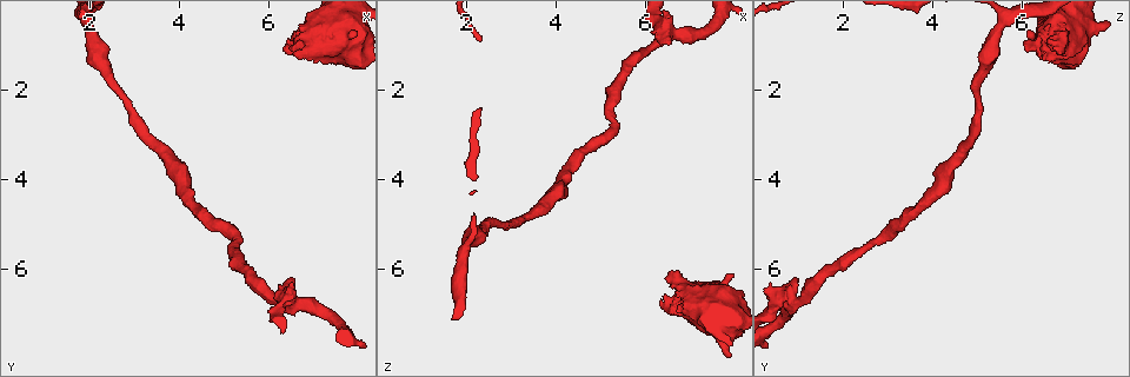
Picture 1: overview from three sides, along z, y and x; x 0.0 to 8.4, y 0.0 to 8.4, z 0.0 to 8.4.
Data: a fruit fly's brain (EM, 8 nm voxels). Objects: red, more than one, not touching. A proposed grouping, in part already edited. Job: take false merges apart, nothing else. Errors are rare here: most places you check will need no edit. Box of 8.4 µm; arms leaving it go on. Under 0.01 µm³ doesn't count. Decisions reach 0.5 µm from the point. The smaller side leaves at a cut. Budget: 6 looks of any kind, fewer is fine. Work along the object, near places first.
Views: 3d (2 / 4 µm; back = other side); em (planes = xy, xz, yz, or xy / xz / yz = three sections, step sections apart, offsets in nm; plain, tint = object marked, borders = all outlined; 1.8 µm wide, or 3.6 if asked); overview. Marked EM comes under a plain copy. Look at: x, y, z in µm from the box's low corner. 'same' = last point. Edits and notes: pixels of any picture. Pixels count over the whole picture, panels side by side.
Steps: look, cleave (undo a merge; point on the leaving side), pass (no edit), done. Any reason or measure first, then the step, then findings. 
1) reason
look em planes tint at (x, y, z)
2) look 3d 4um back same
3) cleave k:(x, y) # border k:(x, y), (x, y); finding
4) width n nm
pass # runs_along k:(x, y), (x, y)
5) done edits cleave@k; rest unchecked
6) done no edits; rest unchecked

sharp bend
look em 3.6um yz step 16 tint at (7.75, 0.60, 7.40)

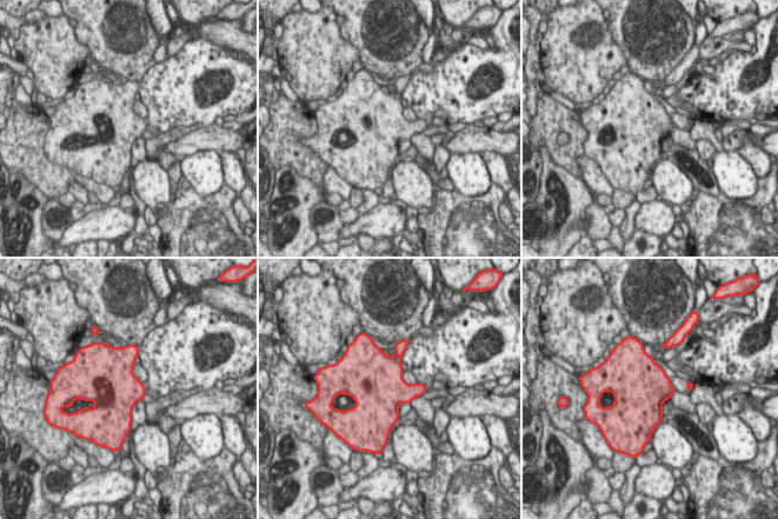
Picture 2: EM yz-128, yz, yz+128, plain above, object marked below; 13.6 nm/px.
another direction
look em 3.6um planes borders same

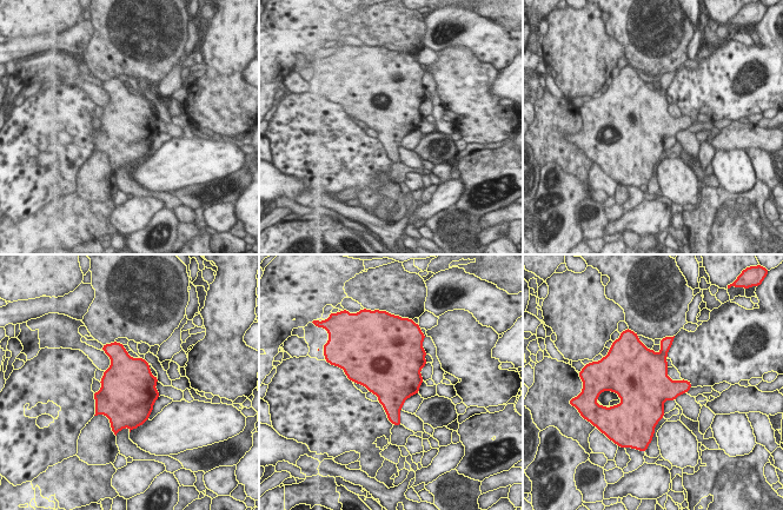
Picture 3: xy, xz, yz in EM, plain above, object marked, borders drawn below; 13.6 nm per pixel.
width 700 nm
pass # all the same neuron

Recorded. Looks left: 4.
narrows sharply
look 3d 4um at (5.30, 5.40, 2.70)

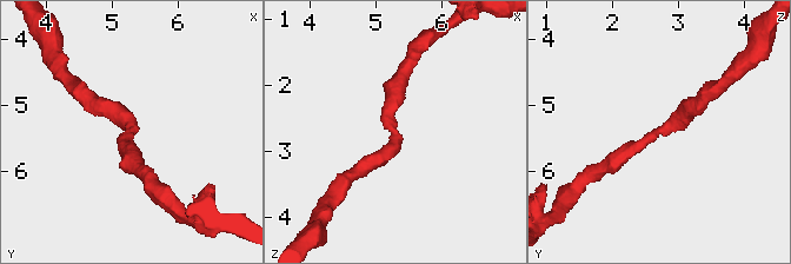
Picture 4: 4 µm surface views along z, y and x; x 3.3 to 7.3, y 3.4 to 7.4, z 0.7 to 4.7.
arm_widths 280, 280 nm
look em planes tint at (5.30, 5.35, 2.65)

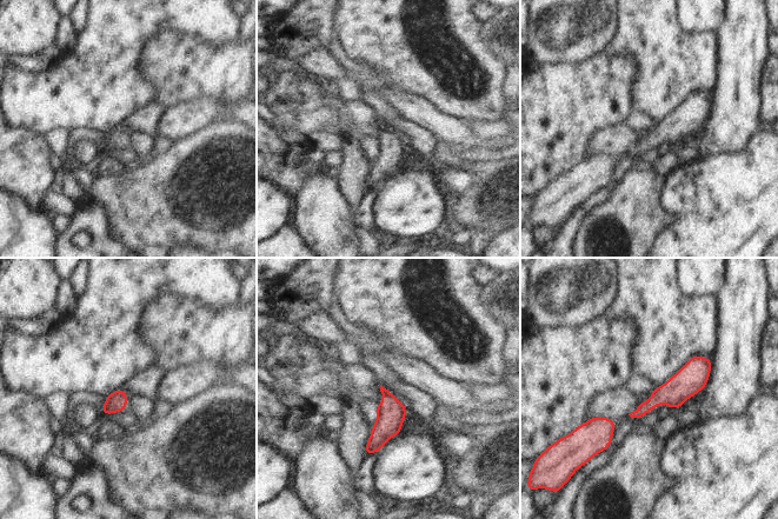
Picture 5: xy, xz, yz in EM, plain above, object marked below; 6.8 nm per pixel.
pass # all the same neuron

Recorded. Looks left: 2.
three-way junction
look 3d 4um at (6.50, 6.65, 0.75)

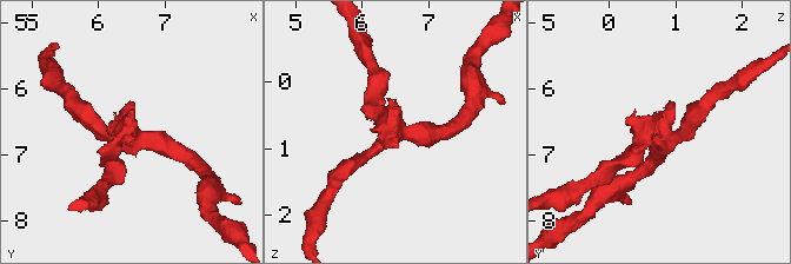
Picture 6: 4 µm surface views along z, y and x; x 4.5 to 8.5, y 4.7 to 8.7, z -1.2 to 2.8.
look em xz step 8 tint at (6.45, 6.70, 0.80)

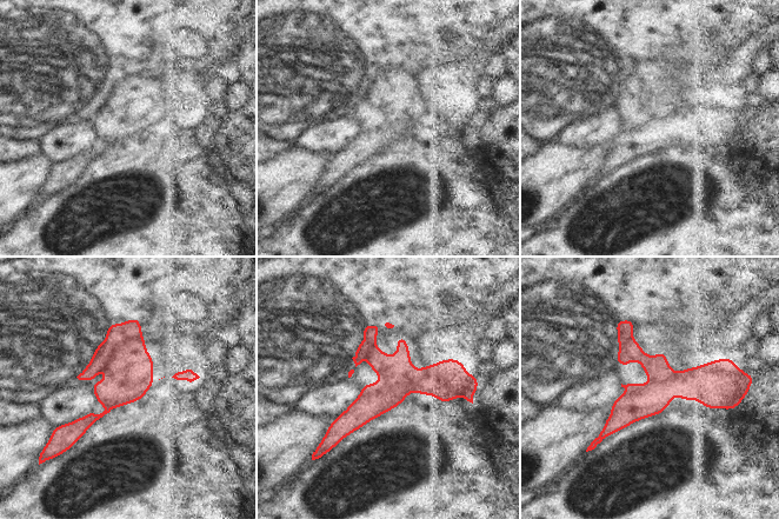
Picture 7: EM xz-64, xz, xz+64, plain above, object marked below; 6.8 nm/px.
cleave 7:(395, 372) # border 7:(408, 392), (383, 388), (360, 394); two neurons meet here

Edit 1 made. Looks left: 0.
done edits cleave@7; rest unchecked

